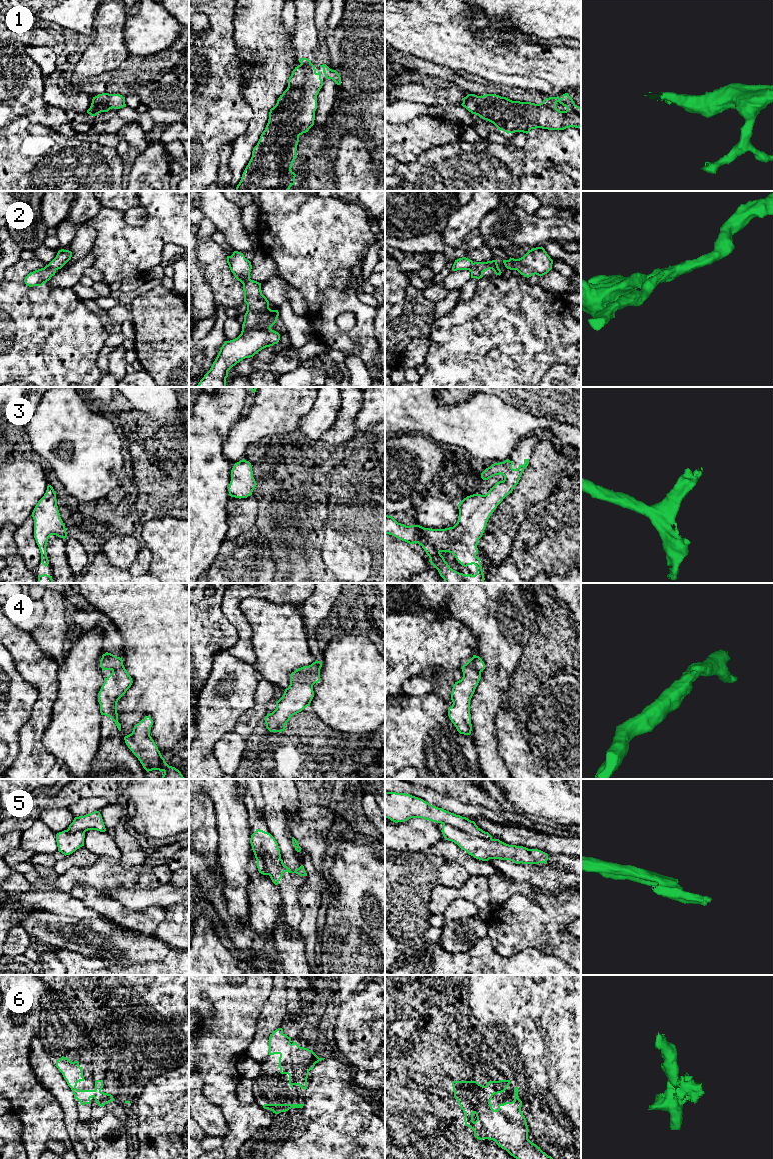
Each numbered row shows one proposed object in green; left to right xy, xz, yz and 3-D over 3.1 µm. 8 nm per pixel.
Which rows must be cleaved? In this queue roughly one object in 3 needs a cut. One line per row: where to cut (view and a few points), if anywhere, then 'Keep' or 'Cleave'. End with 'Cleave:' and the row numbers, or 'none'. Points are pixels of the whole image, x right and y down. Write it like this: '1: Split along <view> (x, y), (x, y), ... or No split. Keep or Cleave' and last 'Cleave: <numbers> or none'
1: No split. Keep
2: No split. Keep
3: No split. Keep
4: No split. Keep
5: Split along yz (443, 823), (462, 831), (491, 839). Cleave
6: No split. Keep
Cleave: 5

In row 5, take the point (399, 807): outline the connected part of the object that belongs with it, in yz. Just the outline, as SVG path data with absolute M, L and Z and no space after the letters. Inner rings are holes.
M385 792L385 818L395 823L405 822L411 818L422 818L452 826L462 832L484 839L492 839L492 836L480 829L474 821L406 793Z

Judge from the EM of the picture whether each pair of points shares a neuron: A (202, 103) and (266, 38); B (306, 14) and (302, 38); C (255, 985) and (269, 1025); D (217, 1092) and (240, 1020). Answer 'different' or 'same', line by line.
A: different
B: same
C: different
D: same

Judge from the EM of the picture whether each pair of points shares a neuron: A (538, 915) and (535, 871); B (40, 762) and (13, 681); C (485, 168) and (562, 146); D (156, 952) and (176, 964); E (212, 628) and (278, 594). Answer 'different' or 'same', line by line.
A: different
B: different
C: same
D: different
E: different

